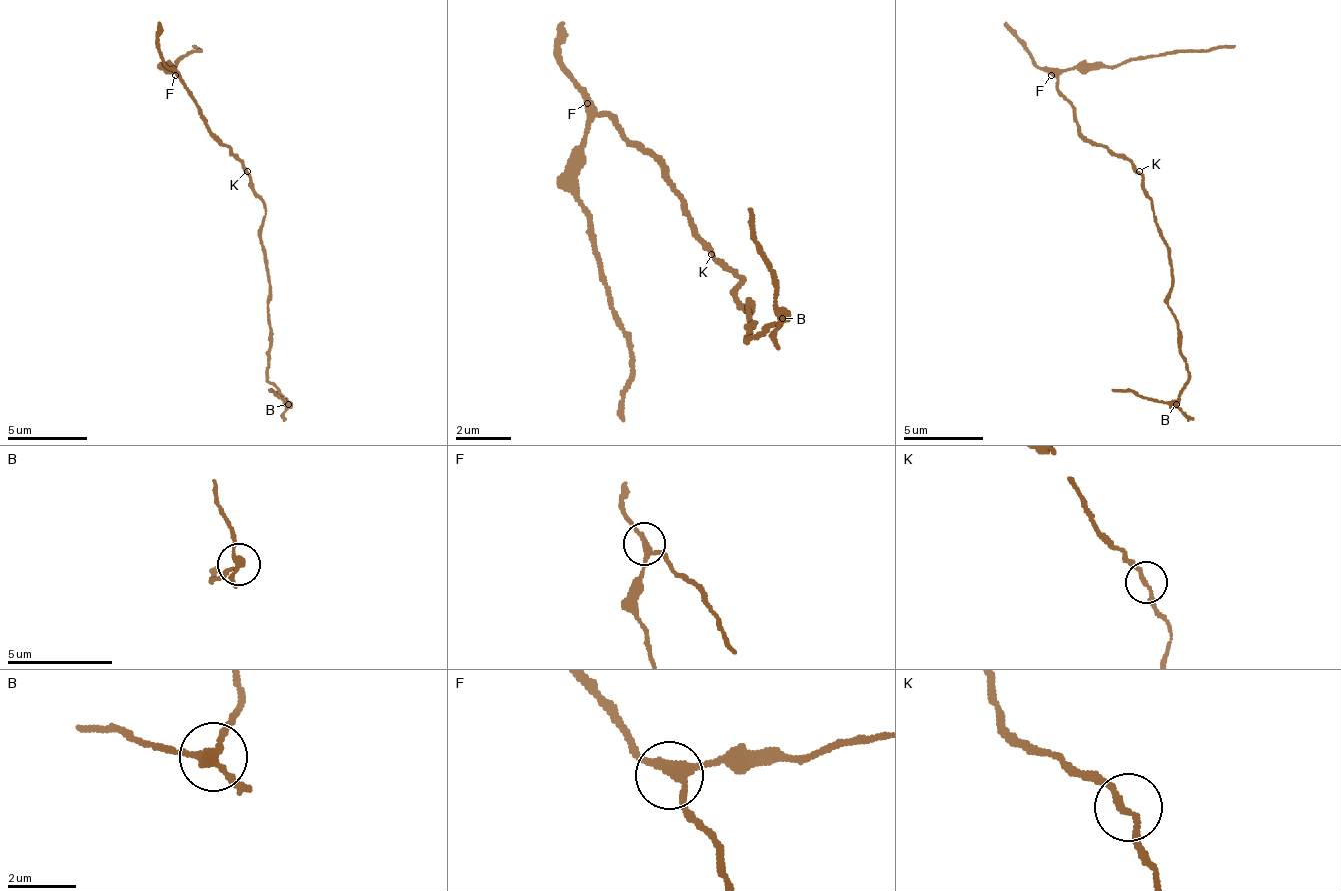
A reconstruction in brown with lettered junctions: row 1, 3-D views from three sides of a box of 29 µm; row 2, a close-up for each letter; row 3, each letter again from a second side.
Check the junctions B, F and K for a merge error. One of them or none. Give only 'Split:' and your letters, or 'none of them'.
Split: B

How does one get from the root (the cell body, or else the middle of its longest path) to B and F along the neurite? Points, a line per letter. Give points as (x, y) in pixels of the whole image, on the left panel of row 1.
B: (243, 171), (267, 211), (267, 379), (287, 403)
F: (243, 171), (231, 151), (211, 131), (191, 91), (175, 75)

